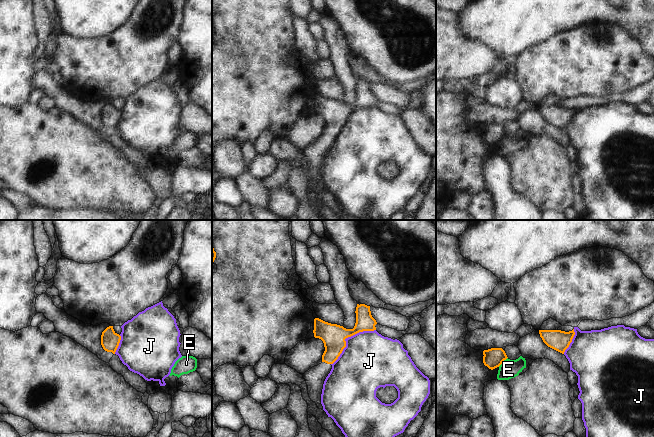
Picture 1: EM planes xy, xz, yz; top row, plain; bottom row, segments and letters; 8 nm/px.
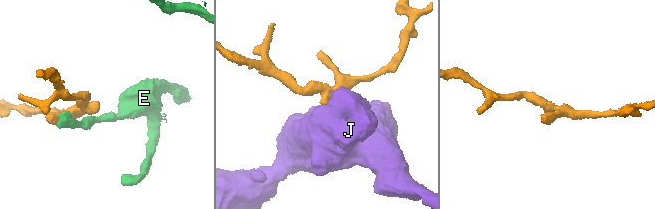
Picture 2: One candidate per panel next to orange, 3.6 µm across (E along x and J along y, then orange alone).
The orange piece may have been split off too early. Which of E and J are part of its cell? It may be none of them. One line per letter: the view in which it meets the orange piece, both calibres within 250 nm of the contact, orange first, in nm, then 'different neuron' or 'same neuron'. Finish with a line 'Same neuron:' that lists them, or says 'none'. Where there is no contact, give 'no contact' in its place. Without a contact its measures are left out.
E: yz | 160/150 nm | different neuron
J: xz | 190/440 nm | different neuron
Same neuron: none

